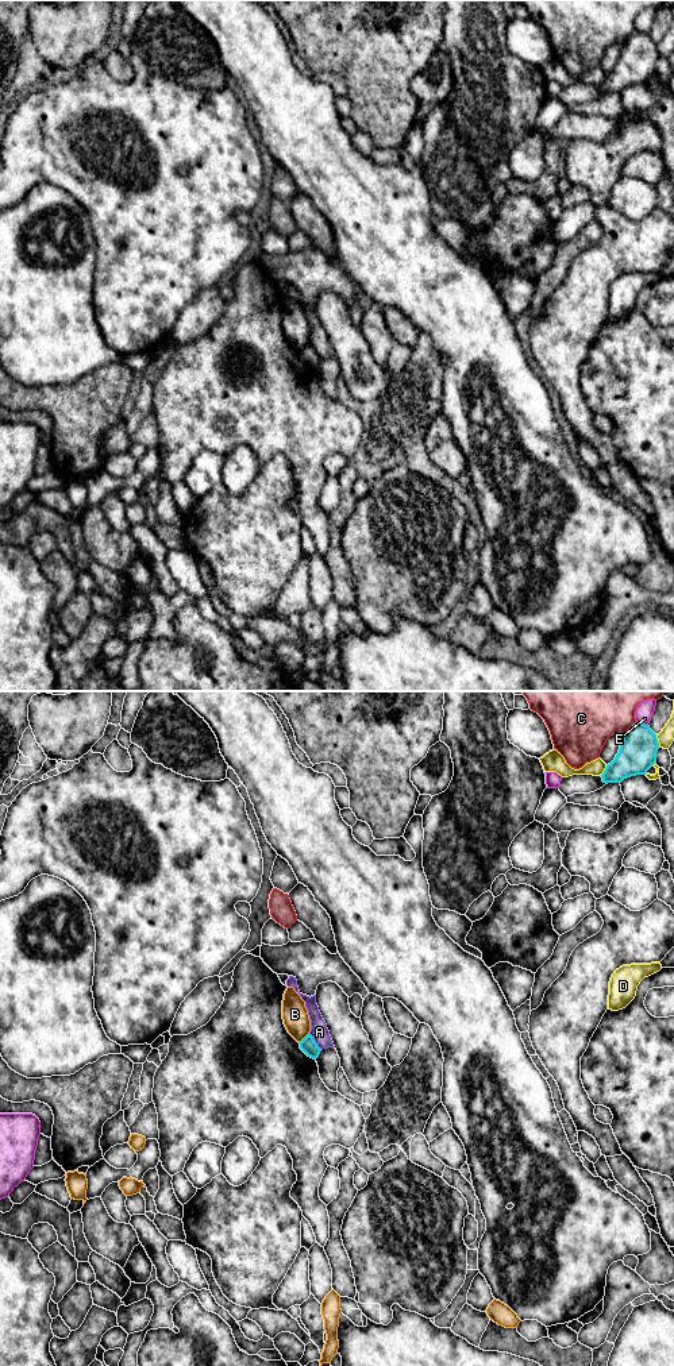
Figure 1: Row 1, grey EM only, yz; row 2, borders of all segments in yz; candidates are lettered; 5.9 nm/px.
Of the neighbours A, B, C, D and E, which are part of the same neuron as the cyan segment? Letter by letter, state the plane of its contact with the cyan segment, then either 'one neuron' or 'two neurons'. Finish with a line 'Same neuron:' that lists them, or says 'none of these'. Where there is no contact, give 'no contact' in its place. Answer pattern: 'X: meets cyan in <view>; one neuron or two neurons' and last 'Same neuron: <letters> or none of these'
A: meets cyan in yz; two neurons
B: meets cyan in yz; two neurons
C: meets cyan in yz; two neurons
D: meets cyan in yz; two neurons
E: meets cyan in yz; two neurons
Same neuron: none of these

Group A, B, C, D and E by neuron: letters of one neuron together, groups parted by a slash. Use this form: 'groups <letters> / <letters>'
groups A / B / C / D / E

